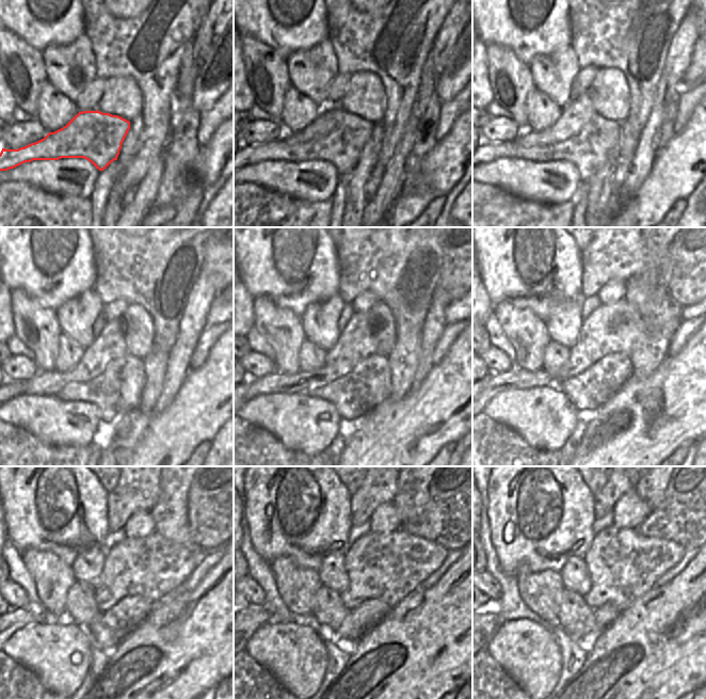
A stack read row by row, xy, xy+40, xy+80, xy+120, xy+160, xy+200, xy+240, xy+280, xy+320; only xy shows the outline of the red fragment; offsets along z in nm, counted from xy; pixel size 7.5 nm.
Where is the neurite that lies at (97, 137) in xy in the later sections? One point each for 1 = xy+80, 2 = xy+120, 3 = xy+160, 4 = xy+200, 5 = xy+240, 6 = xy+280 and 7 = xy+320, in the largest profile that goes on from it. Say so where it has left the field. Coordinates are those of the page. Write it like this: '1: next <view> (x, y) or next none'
1: next xy+80 (589, 149)
2: next xy+120 (117, 390)
3: next xy+160 (367, 384)
4: next xy+200 (590, 390)
5: next xy+240 (109, 629)
6: next xy+280 (359, 620)
7: next xy+320 (605, 615)

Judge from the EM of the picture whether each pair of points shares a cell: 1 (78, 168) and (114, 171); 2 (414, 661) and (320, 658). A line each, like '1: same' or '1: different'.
1: different
2: different

